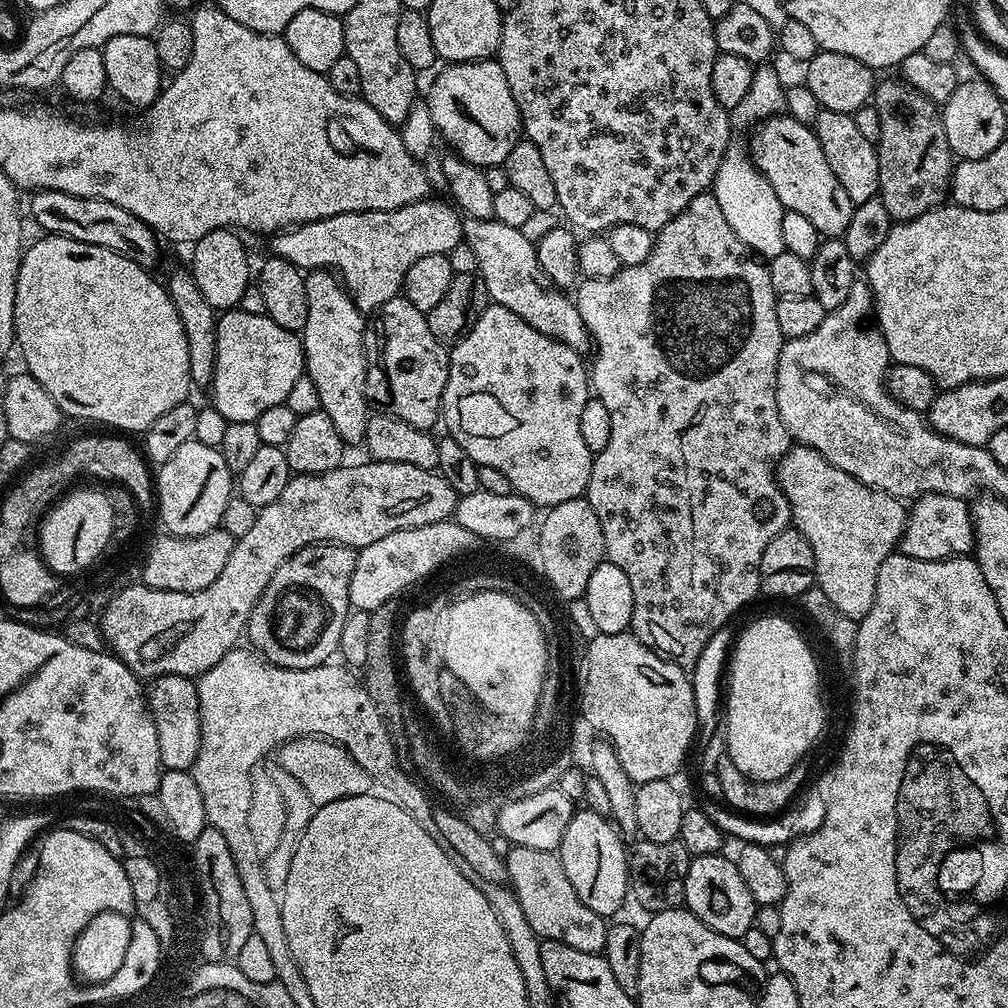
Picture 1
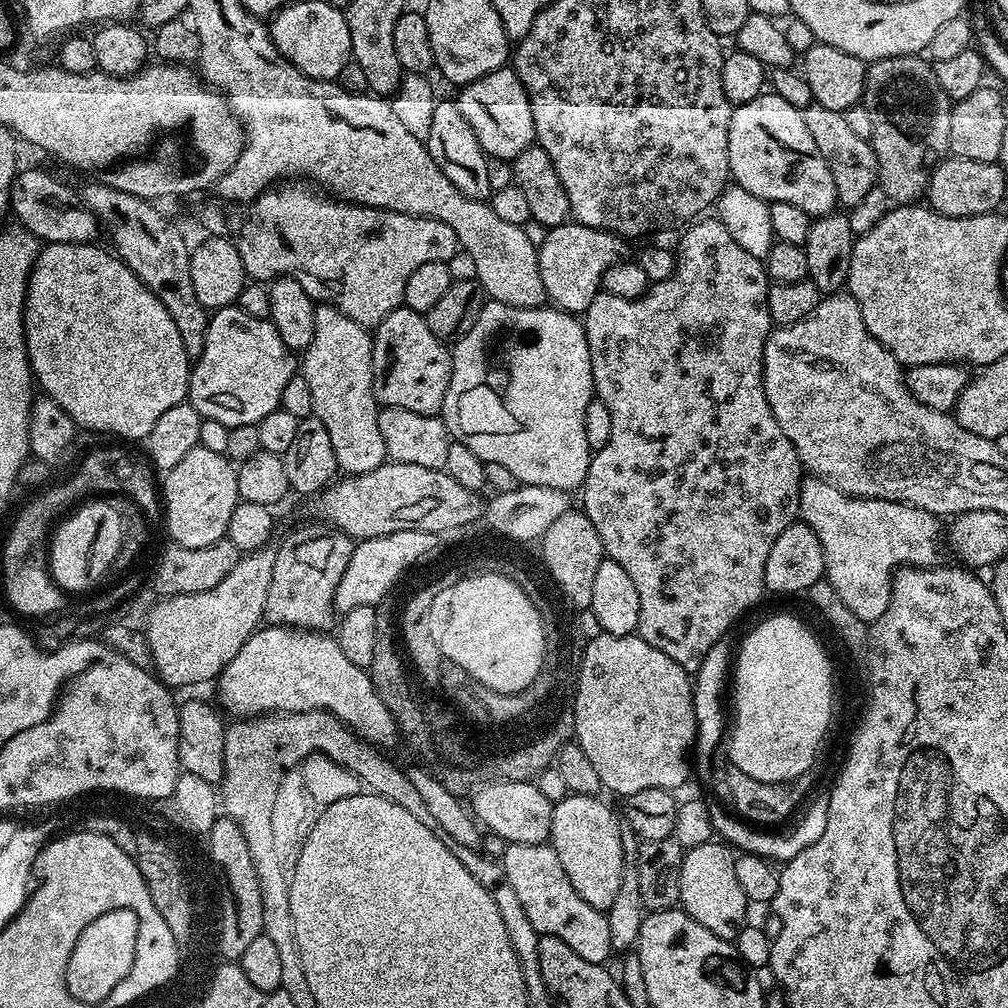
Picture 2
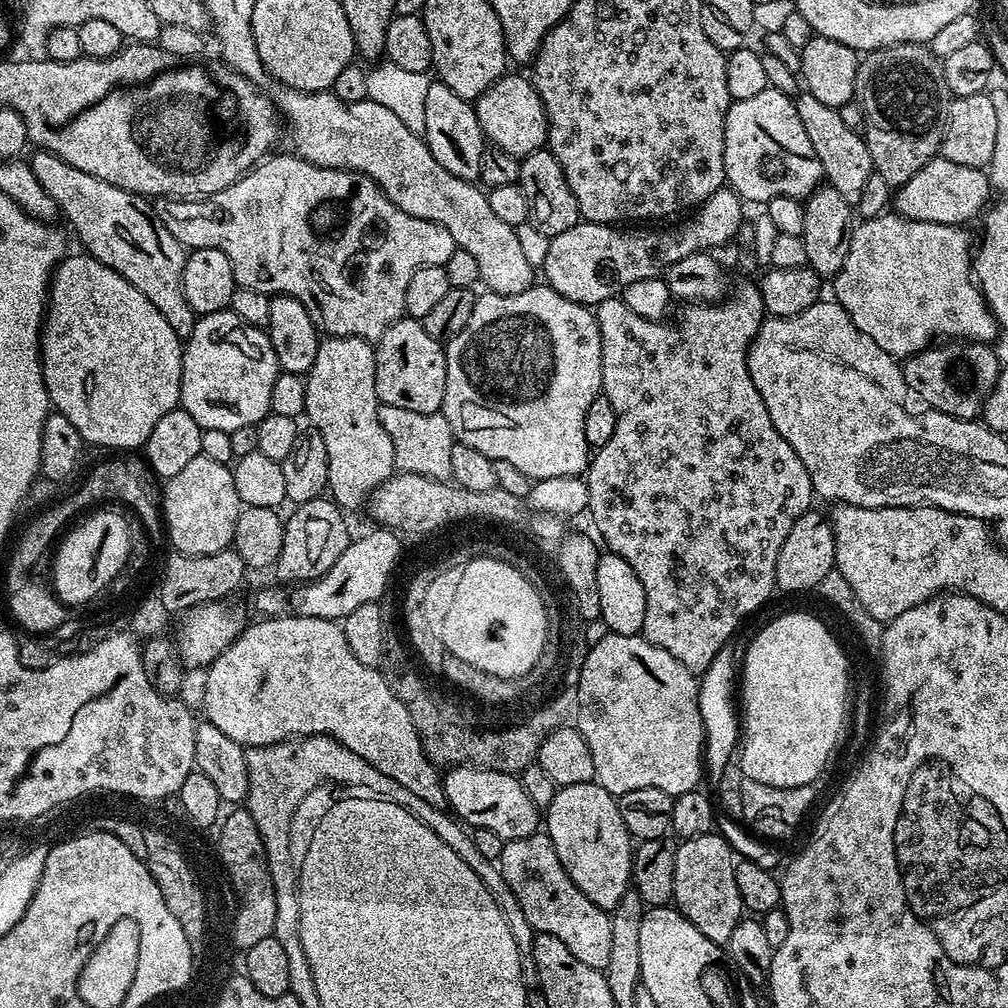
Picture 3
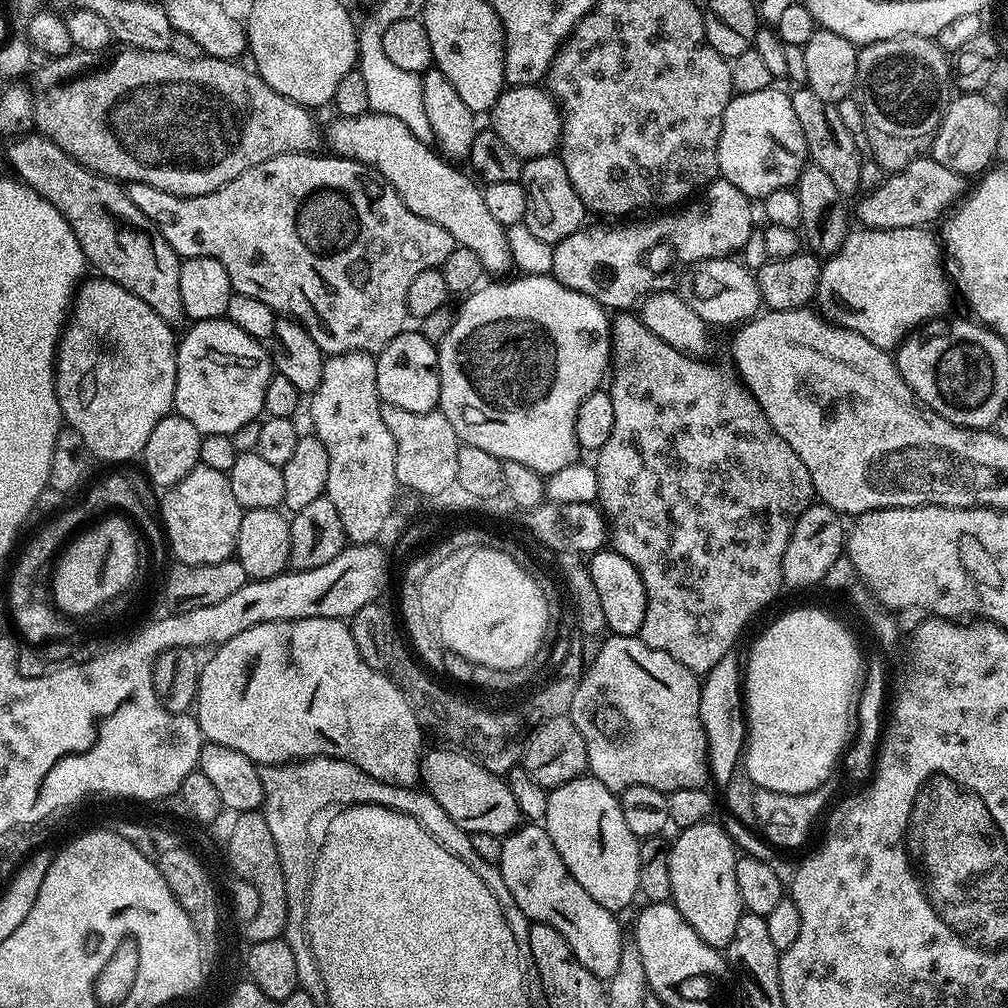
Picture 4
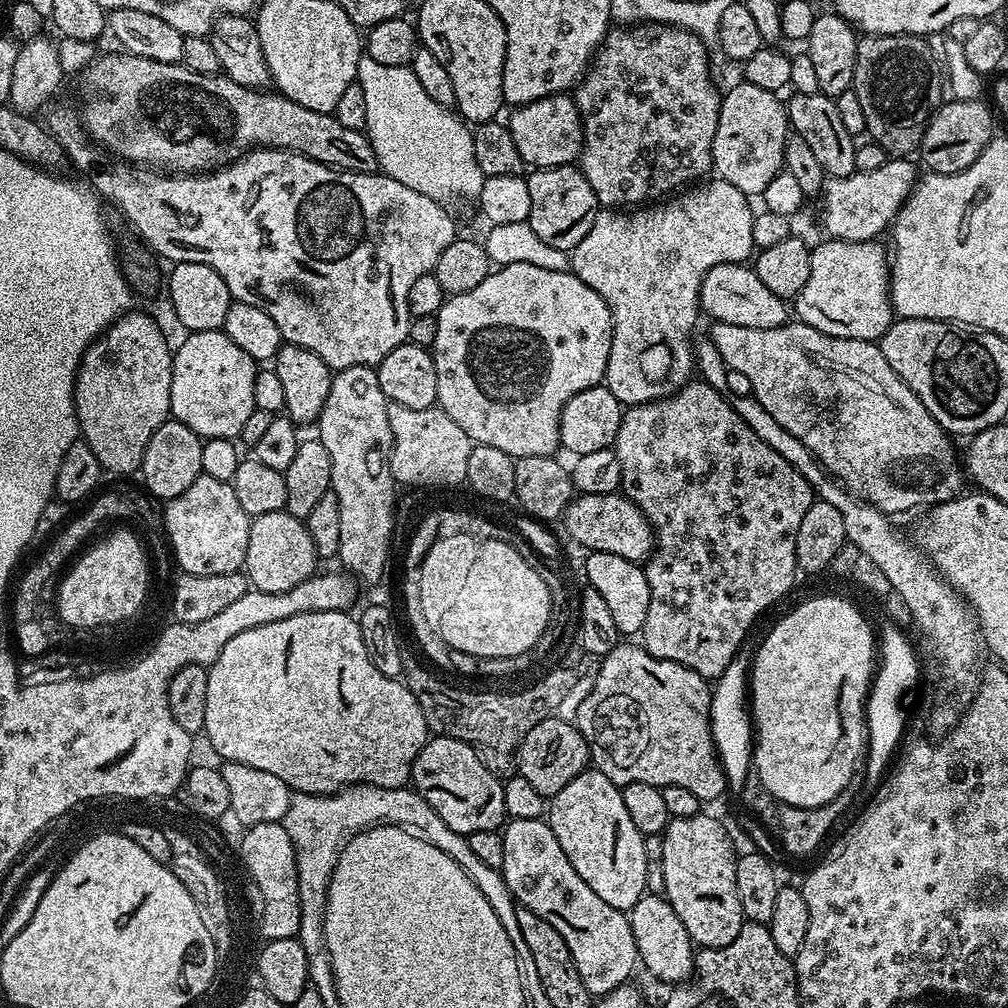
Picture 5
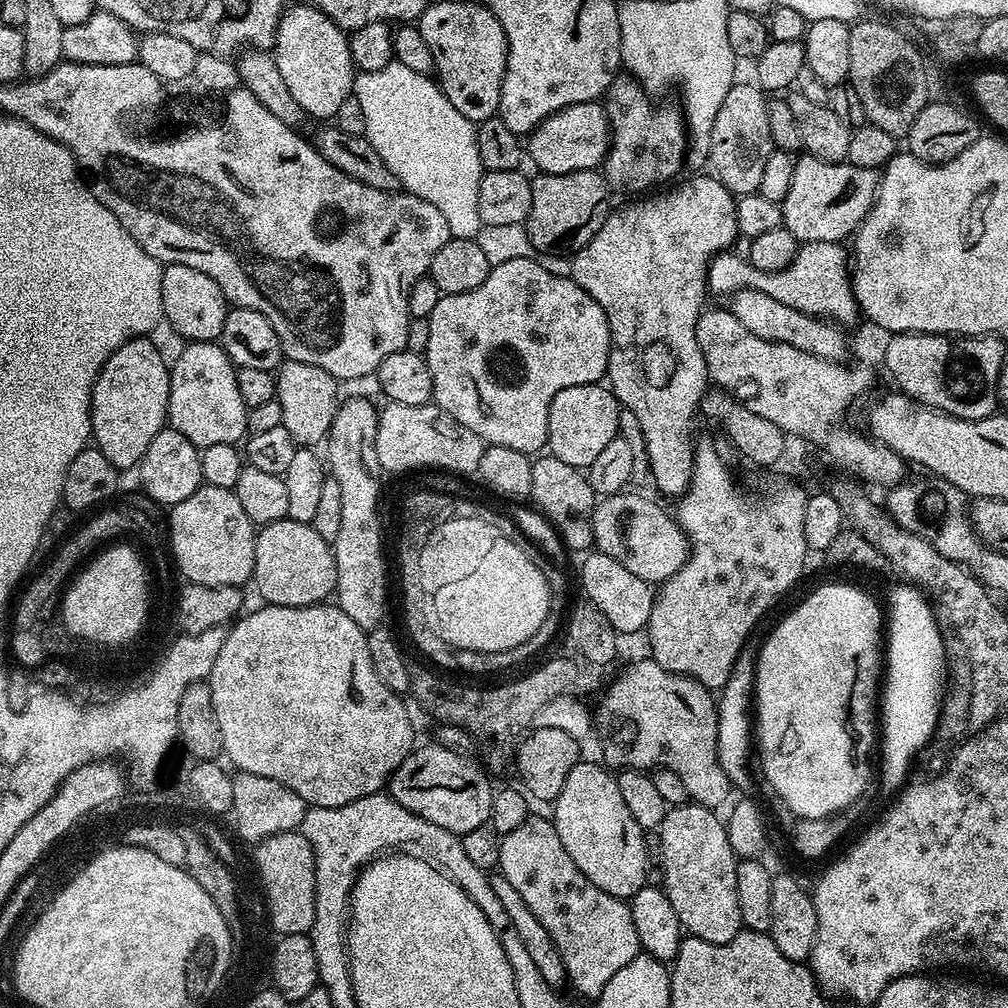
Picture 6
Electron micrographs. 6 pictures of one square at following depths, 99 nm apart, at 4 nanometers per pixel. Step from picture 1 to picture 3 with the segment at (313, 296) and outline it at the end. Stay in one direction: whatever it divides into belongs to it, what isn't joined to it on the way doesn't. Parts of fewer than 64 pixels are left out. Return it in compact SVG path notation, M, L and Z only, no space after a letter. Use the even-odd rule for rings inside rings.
M325 335L306 379L306 420L326 442L327 491L341 509L363 509L373 490L390 479L396 468L394 442L390 442L390 434L382 430L380 421L375 347L357 336Z

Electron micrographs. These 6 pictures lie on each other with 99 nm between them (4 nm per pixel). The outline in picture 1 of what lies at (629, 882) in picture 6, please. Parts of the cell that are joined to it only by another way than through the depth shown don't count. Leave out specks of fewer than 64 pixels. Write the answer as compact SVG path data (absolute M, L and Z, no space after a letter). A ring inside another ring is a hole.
M573 811L566 834L562 834L558 855L566 870L566 878L570 878L570 886L578 890L578 898L582 898L582 902L586 902L594 914L612 918L623 906L624 899L627 901L630 896L626 844L607 815L583 811Z

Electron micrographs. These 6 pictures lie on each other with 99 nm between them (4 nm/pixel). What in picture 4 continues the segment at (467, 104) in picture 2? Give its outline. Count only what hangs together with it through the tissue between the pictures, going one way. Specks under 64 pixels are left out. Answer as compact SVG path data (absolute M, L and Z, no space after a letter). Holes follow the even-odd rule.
M508 86L505 87L504 93L498 98L498 102L492 107L490 113L491 131L498 134L498 138L502 138L502 142L506 142L506 146L510 146L510 150L514 150L514 154L518 154L521 160L533 160L539 156L551 156L559 149L562 143L562 117L560 109L553 97L547 91L543 92L540 86Z

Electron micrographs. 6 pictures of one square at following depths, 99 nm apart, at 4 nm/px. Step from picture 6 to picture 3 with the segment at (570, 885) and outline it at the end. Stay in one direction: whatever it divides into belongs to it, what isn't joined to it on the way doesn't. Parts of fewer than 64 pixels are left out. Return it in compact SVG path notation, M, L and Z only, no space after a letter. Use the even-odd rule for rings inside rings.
M537 830L533 836L507 841L498 863L506 886L510 886L514 898L518 898L518 906L522 906L522 914L526 914L526 922L530 922L533 933L554 934L558 942L566 942L566 950L570 950L578 962L586 962L591 968L607 969L611 915L594 906L594 902L574 886L547 831Z

